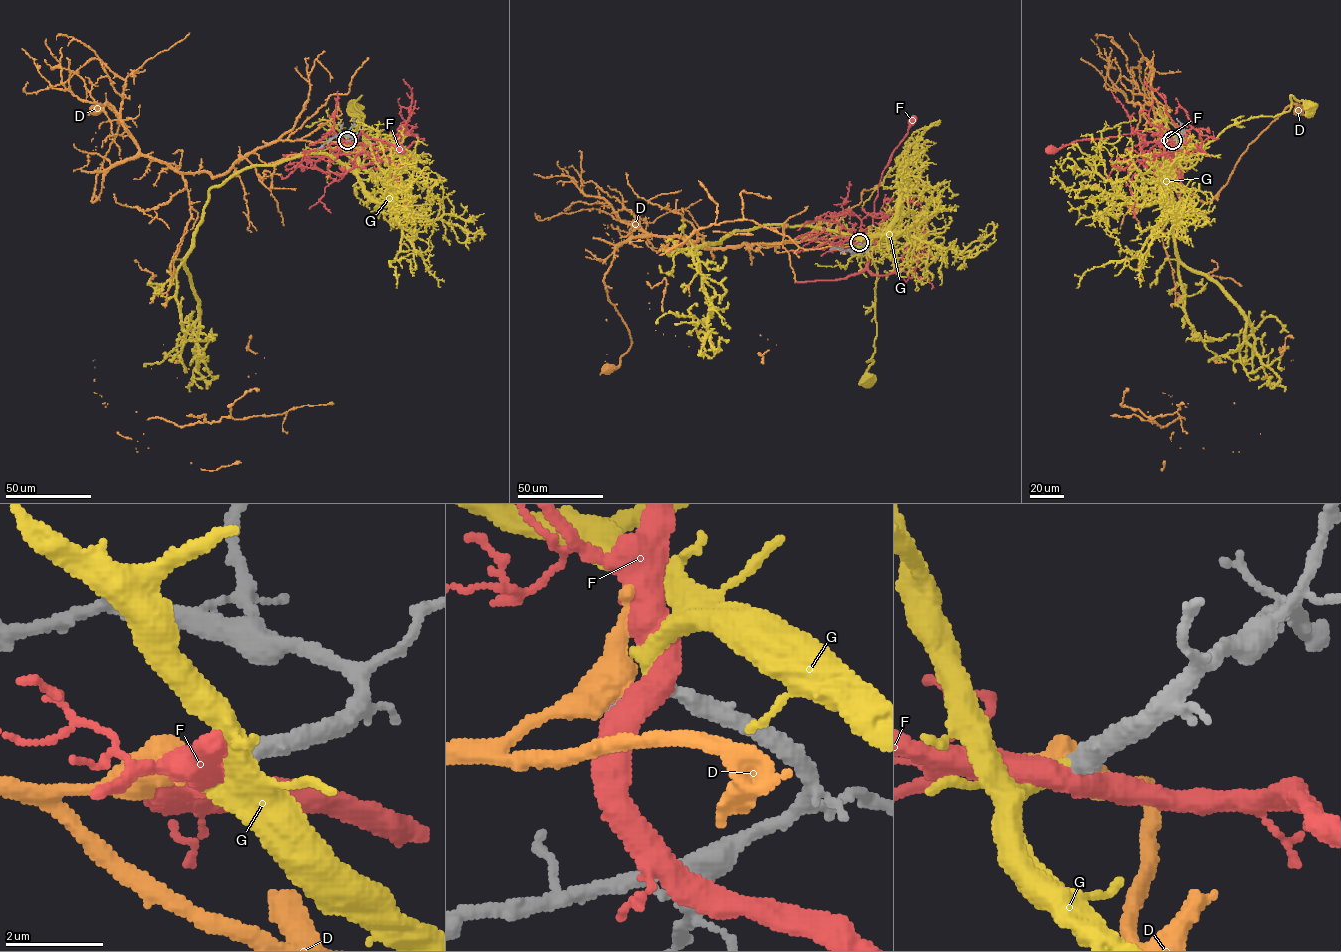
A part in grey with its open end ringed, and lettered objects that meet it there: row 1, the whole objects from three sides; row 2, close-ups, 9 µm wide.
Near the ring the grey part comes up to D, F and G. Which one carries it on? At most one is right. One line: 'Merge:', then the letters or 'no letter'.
Merge: G

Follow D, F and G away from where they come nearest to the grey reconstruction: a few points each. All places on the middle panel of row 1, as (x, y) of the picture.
D: (858, 243), (708, 248), (679, 237), (628, 237), (614, 249), (604, 279), (631, 346), (617, 366), (606, 367)
F: (859, 243), (858, 247), (867, 252), (881, 173), (907, 133), (911, 119)
G: (859, 243), (863, 241), (872, 249), (876, 268), (876, 337), (865, 381)

